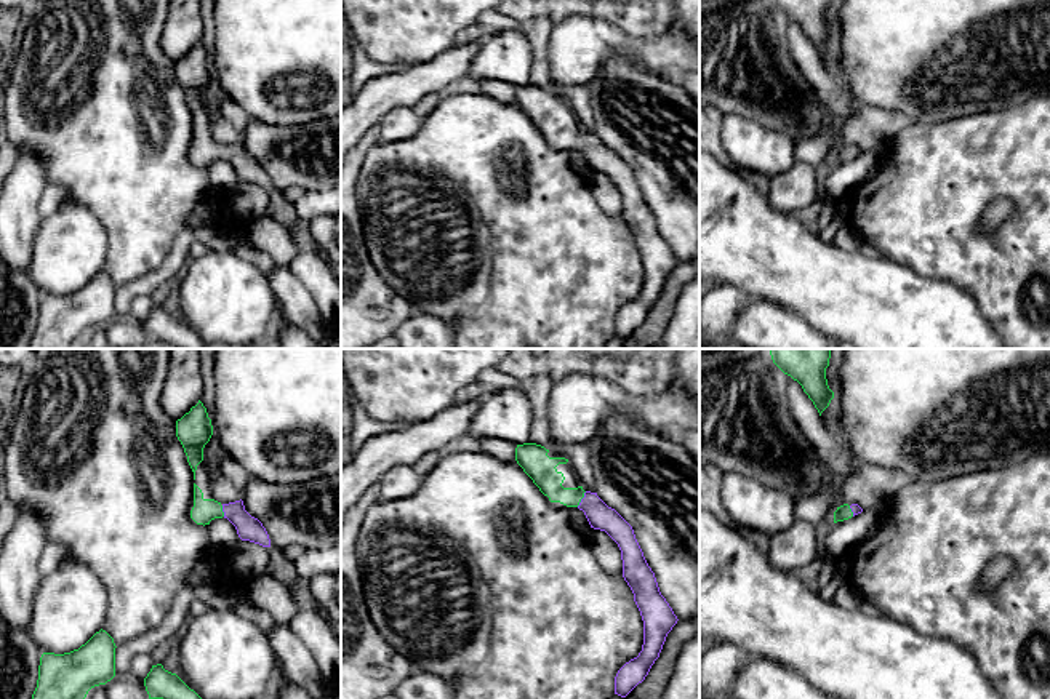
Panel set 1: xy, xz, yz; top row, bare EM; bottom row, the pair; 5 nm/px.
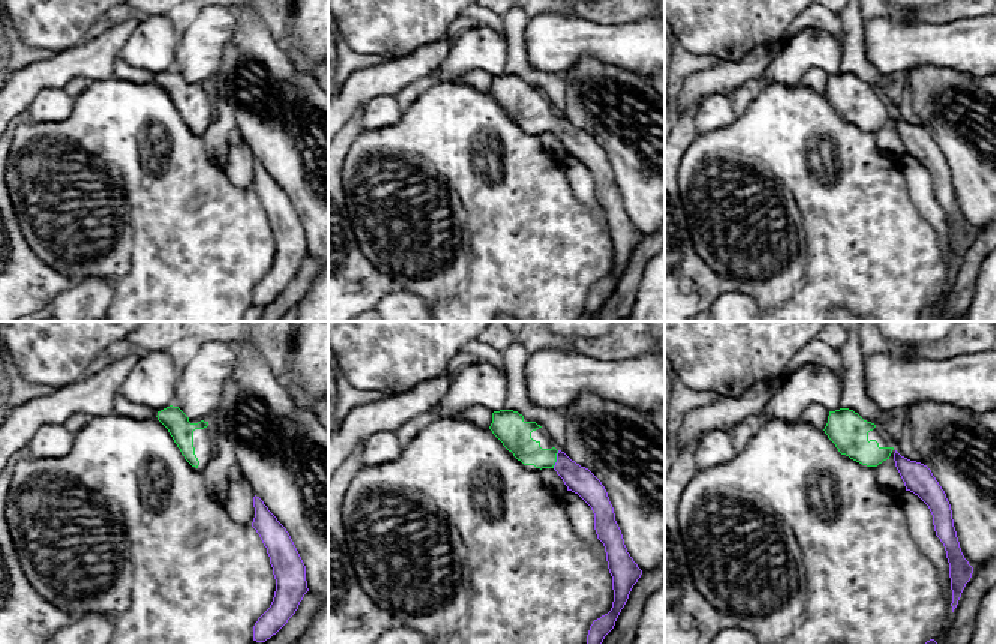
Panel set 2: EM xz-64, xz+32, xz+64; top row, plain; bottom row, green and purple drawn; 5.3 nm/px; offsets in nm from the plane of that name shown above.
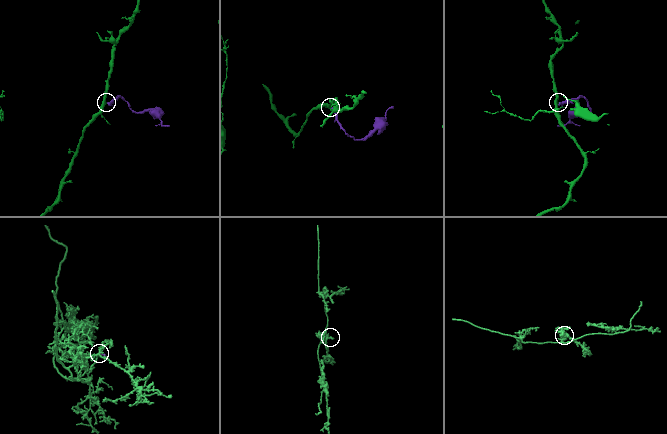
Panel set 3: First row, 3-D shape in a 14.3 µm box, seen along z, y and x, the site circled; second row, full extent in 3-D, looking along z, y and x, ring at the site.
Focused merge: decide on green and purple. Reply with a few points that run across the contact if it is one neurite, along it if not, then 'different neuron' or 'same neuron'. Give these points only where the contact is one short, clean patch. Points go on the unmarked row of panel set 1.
line xz (541, 111), (565, 138), (581, 139), (599, 157); same neuron

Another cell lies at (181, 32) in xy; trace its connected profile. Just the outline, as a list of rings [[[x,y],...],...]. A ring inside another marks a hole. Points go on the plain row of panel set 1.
[[[170,0],[160,48],[176,64],[198,45],[202,30],[200,0]]]

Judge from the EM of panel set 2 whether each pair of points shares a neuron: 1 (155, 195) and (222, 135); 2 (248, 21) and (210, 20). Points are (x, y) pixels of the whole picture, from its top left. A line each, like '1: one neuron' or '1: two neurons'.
1: two neurons
2: two neurons

